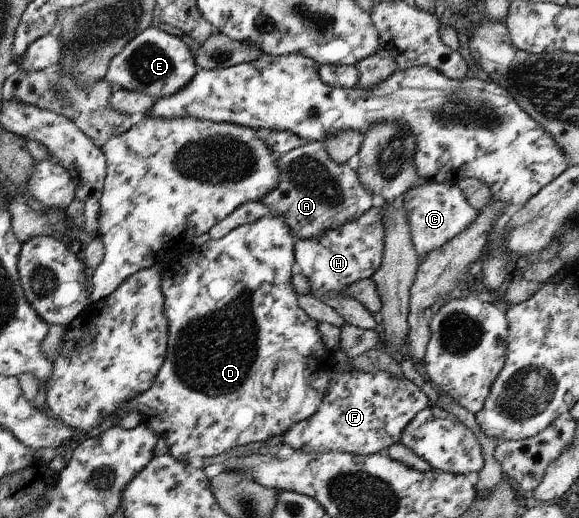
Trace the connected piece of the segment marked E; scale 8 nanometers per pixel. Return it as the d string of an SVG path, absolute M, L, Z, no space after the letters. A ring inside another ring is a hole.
M152 26L139 33L111 59L104 79L117 89L145 93L156 101L187 88L195 73L196 63L188 45L180 37L168 35L167 32L160 31L160 28Z

